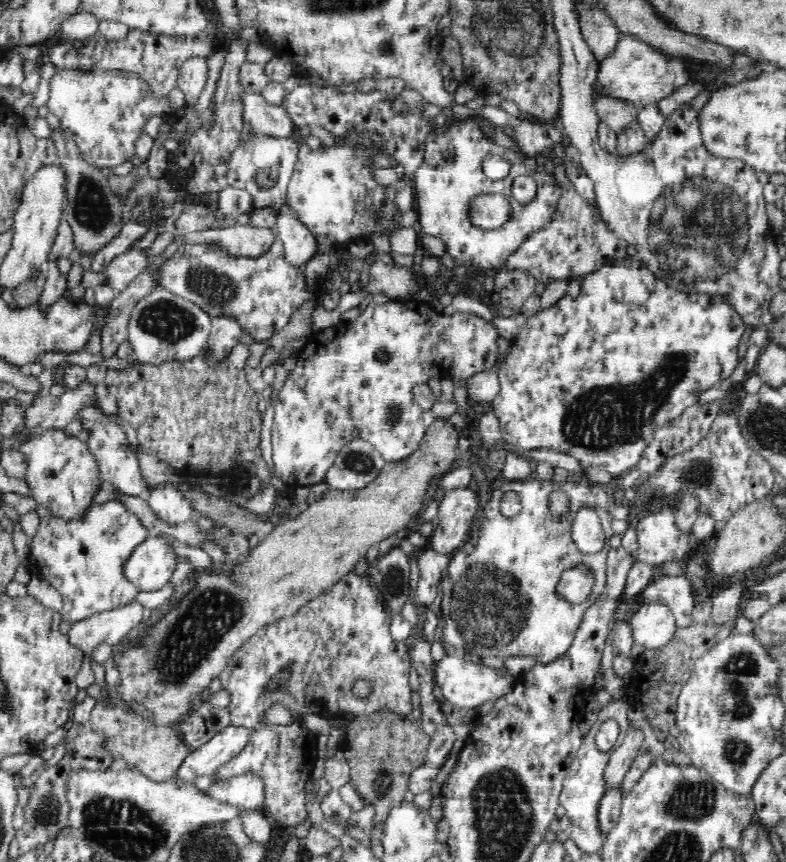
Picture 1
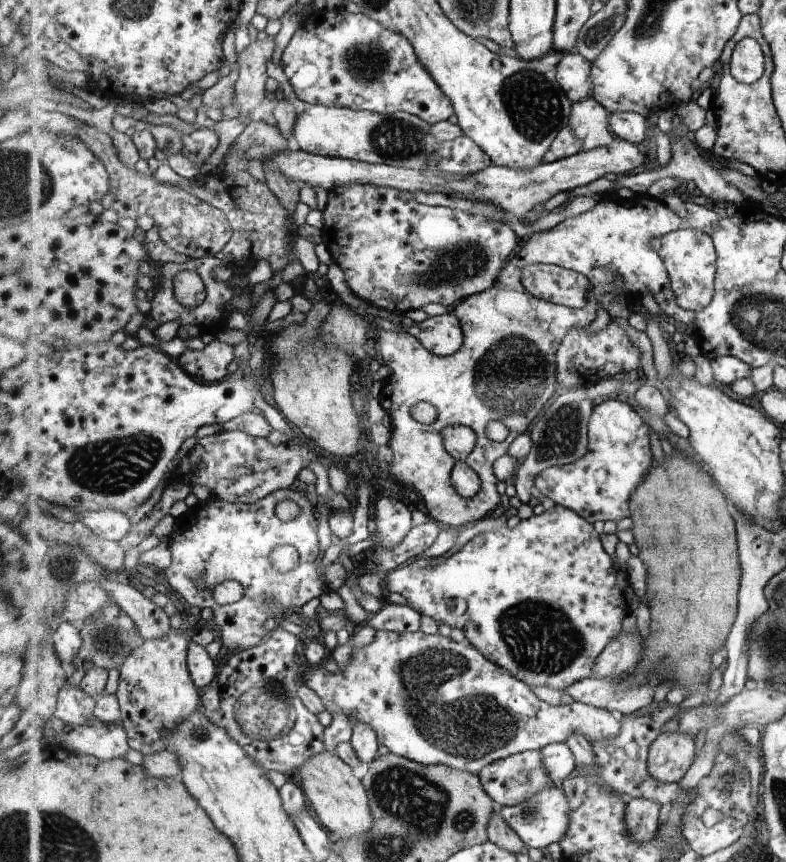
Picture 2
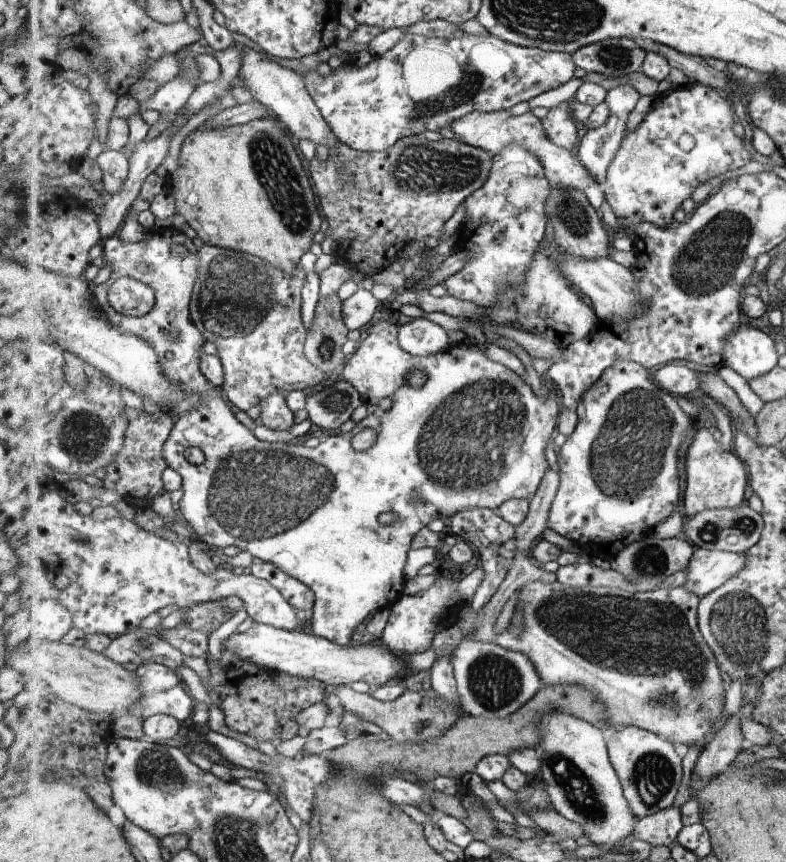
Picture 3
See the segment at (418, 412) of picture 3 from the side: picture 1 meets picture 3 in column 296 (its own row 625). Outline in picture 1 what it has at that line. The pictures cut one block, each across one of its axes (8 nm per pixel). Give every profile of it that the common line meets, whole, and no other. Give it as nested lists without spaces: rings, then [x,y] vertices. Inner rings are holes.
[[[570,478],[561,485],[570,495],[570,512],[562,520],[555,520],[548,512],[548,493],[554,487],[551,481],[499,479],[495,488],[491,490],[490,500],[482,507],[482,520],[478,532],[461,546],[452,556],[448,566],[442,570],[440,592],[442,592],[441,615],[444,617],[444,629],[440,641],[448,648],[450,654],[458,656],[472,654],[480,658],[530,655],[535,657],[537,662],[549,663],[568,650],[586,608],[590,608],[596,602],[606,586],[607,554],[611,549],[608,539],[612,538],[613,531],[610,527],[612,524],[610,515],[599,513],[599,521],[606,538],[604,548],[596,554],[586,554],[578,549],[572,539],[572,524],[578,510],[591,502],[595,506],[602,506],[607,502],[607,498],[600,496],[592,500],[592,492],[600,492],[598,486],[582,486]],[[507,490],[518,492],[522,501],[522,512],[514,518],[504,518],[499,509],[502,493]],[[578,566],[585,566],[591,570],[594,582],[588,598],[584,602],[574,604],[558,596],[555,586],[564,570]]]

